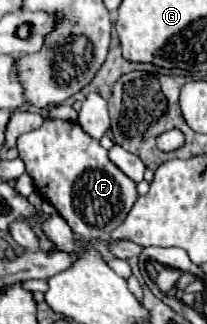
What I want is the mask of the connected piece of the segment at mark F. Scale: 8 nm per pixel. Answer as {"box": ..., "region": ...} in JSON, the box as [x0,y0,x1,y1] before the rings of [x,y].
{"box":[18,119,138,241],"region":[[[46,119],[40,129],[28,131],[18,139],[18,153],[26,163],[26,173],[30,173],[34,179],[36,191],[50,201],[58,209],[60,217],[66,219],[70,229],[86,241],[108,237],[126,219],[128,211],[138,199],[136,183],[108,159],[108,151],[96,139],[88,137],[78,123]]]}

